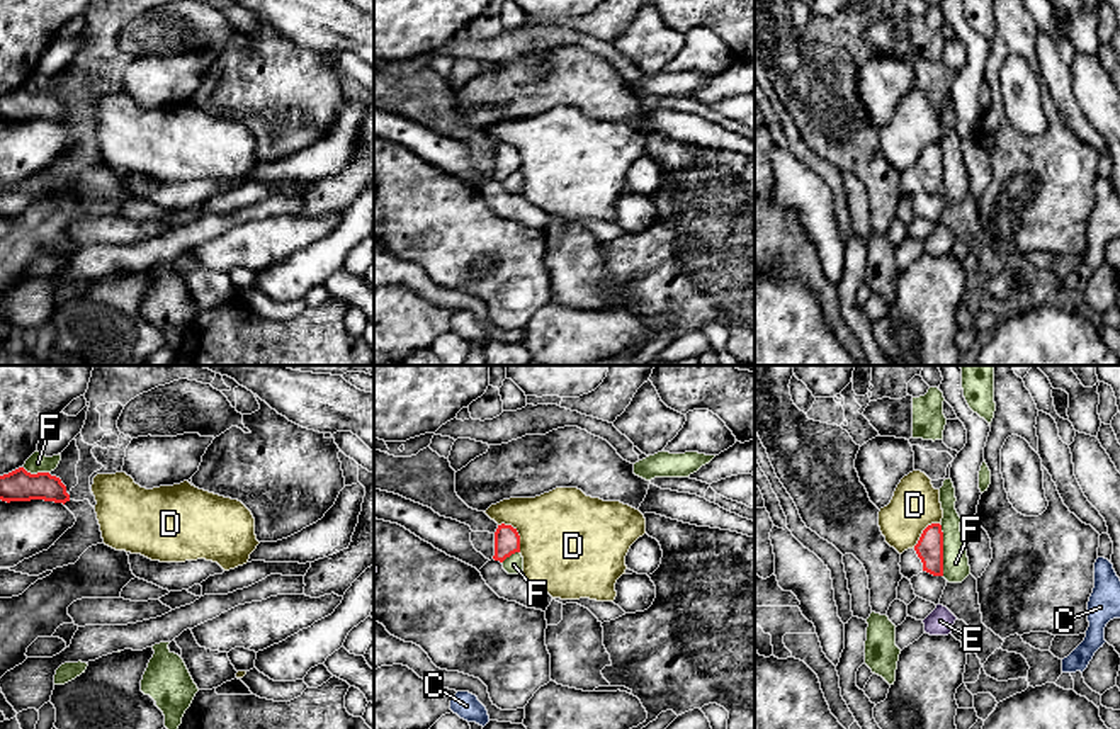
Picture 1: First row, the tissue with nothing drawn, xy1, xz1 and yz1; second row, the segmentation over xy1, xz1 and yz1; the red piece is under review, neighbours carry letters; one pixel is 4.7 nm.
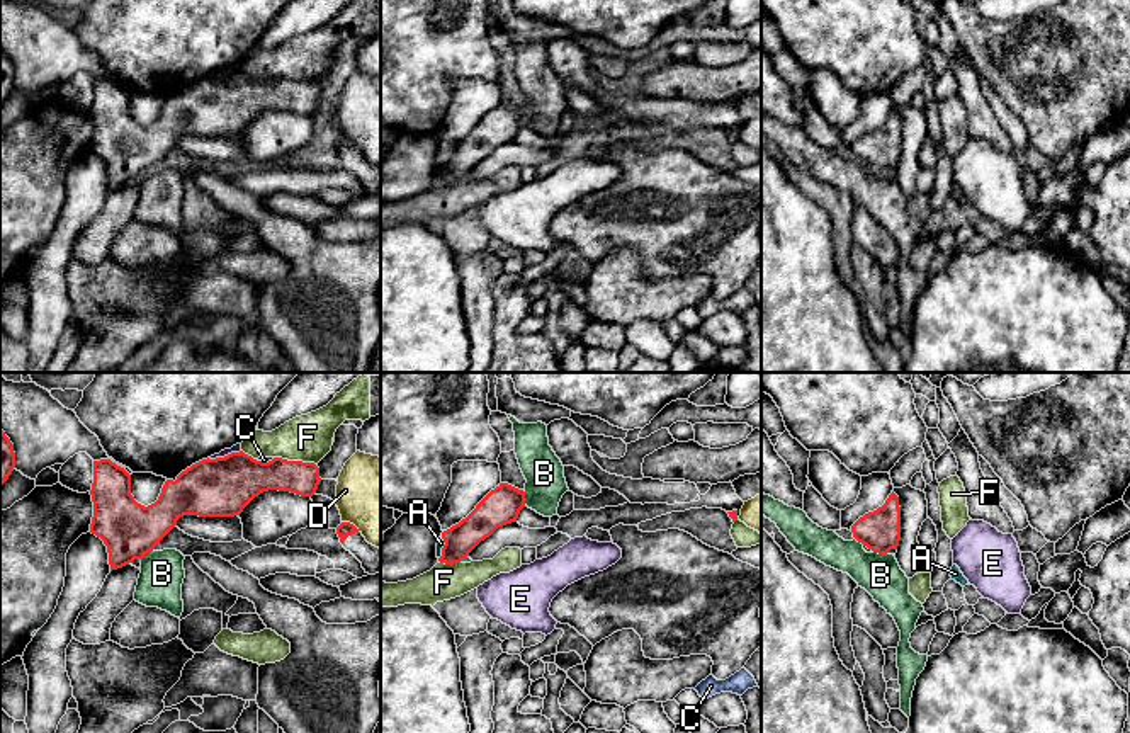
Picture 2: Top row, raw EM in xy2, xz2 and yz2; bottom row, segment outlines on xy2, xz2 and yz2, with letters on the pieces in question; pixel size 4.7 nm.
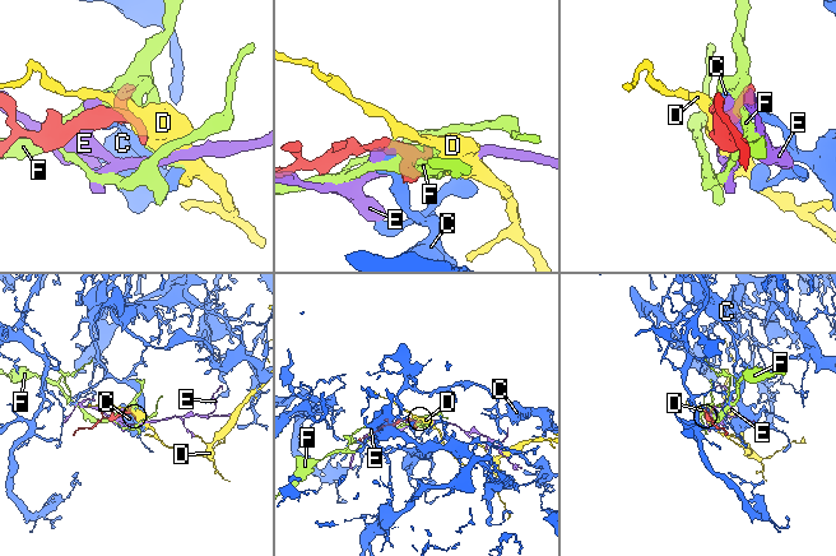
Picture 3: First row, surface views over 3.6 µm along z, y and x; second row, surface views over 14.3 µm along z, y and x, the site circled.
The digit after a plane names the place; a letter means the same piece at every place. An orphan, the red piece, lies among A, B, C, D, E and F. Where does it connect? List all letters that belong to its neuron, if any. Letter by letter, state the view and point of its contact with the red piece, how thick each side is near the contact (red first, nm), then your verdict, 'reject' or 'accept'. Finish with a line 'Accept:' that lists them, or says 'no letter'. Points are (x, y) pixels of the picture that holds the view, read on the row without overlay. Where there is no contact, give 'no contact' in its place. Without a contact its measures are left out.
A: meets red in xz2 at (442, 167); 150 nm thick on the red side, 40 nm on the other; reject
B: meets red in xz2 at (524, 116); 180 nm thick on the red side, 190 nm on the other; reject
C: meets red in xy2 at (264, 82); 280 nm thick on the red side, 30 nm on the other; reject
D: meets red in xz1 at (517, 152); 130 nm thick on the red side, 460 nm on the other; reject
E: meets red in xy2 at (225, 75); 280 nm thick on the red side, 40 nm on the other; reject
F: meets red in yz1 at (942, 170); 130 nm thick on the red side, 130 nm on the other; reject
Accept: no letter

